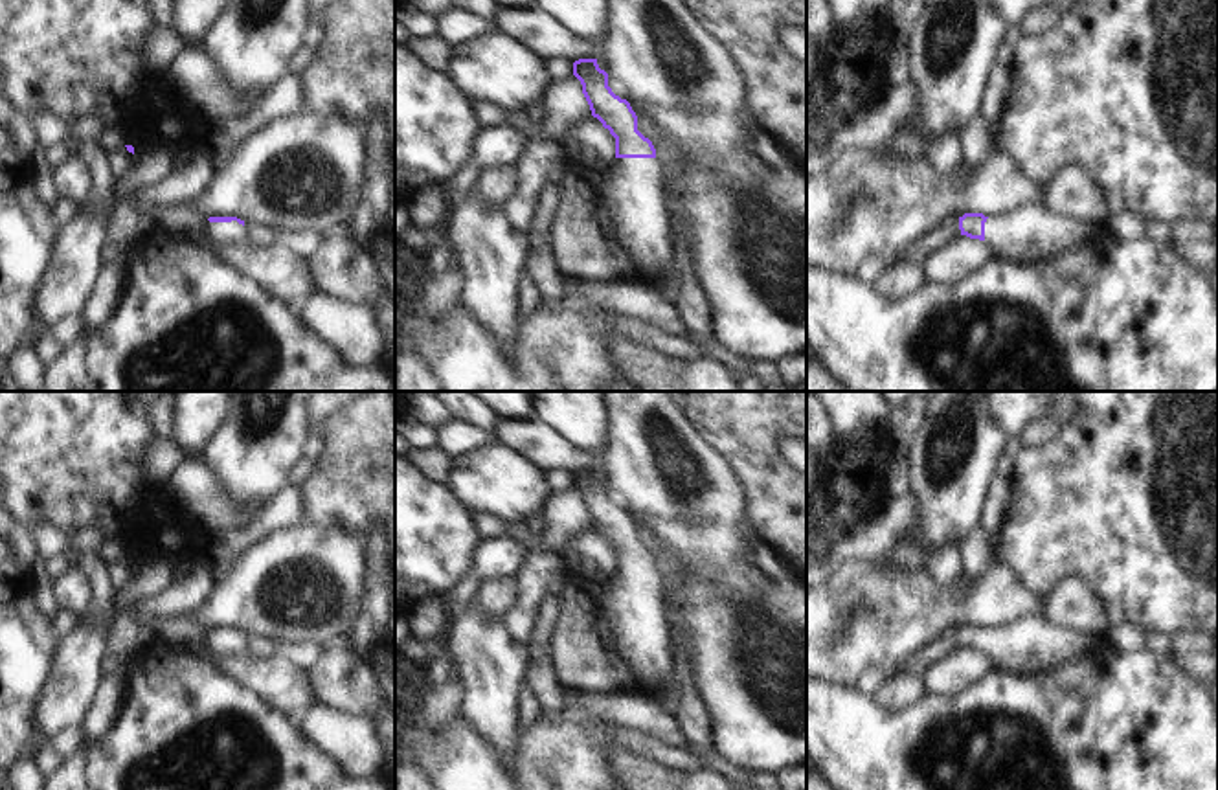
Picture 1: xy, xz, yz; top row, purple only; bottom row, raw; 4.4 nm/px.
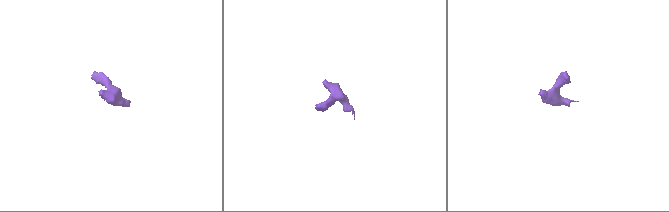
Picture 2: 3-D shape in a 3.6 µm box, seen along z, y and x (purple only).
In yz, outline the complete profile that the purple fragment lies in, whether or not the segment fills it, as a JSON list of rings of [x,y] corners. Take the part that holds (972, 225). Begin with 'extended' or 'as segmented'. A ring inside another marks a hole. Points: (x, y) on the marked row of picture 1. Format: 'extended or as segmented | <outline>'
extended | [[[1029,204],[1001,217],[964,213],[959,217],[961,235],[983,241],[994,257],[1012,263],[1045,261],[1073,248],[1091,244],[1097,228]]]

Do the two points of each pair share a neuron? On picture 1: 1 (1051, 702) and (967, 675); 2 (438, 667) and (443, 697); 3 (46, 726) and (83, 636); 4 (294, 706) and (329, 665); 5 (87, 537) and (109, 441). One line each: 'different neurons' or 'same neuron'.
1: different neurons
2: different neurons
3: same neuron
4: different neurons
5: different neurons

